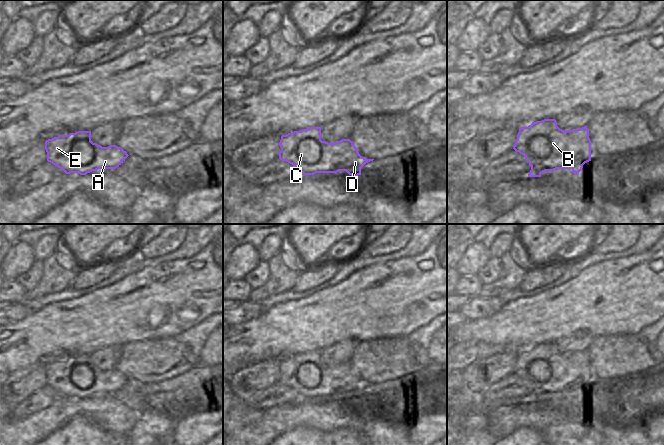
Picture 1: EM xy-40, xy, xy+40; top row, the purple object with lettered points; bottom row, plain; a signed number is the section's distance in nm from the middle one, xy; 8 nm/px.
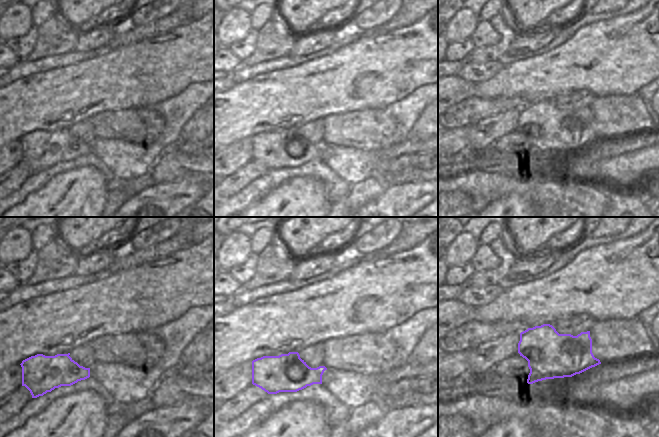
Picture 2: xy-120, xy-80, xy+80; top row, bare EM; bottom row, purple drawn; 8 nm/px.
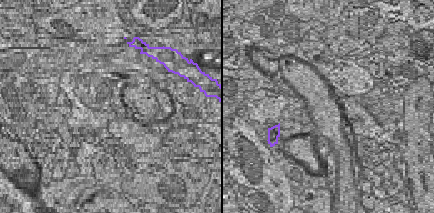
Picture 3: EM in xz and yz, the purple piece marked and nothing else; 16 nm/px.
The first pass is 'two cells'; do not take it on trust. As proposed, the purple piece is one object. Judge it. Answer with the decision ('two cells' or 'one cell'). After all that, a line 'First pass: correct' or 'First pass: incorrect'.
one cell
First pass: incorrect

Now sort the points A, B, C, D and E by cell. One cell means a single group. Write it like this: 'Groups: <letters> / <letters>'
Groups: A B C D E.

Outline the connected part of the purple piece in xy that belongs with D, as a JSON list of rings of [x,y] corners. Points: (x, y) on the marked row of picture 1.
[[[310,127],[281,136],[279,159],[294,165],[302,175],[346,171],[352,177],[361,175],[361,168],[374,159],[362,157],[350,139],[334,143],[321,140],[321,127]]]

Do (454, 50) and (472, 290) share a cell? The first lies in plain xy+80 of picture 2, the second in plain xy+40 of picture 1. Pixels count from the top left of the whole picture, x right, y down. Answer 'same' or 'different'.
same

